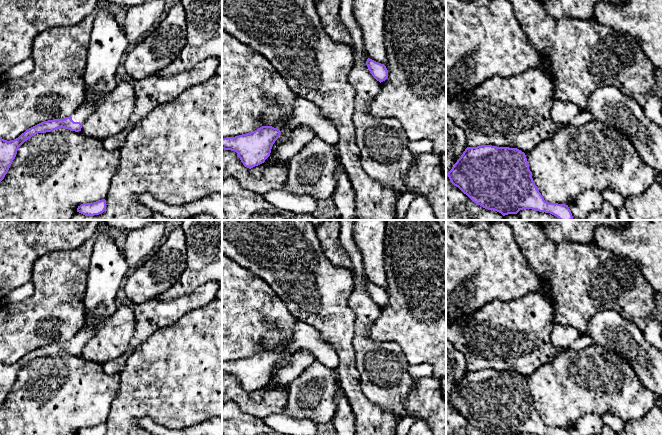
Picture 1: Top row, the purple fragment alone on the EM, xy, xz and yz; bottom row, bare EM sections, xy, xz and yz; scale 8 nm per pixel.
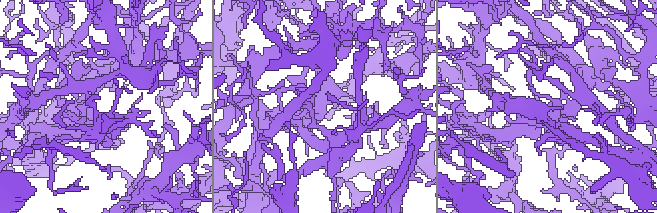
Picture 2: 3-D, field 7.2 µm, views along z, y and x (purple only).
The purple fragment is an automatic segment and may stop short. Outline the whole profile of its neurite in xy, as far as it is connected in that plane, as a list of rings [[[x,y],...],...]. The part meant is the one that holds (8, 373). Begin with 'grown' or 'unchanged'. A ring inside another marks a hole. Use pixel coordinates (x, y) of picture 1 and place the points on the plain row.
grown; [[[105,220],[99,224],[93,236],[95,243],[87,275],[85,307],[94,319],[86,323],[69,341],[41,346],[14,364],[7,365],[0,361],[0,406],[25,365],[38,357],[51,356],[59,352],[81,355],[82,348],[94,336],[96,324],[116,312],[117,293],[130,269]],[[99,305],[106,307],[103,314],[97,312]]]

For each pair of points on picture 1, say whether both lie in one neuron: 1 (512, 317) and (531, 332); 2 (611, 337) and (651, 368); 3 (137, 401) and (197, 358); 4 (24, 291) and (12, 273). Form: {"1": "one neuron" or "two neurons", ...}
{"1": "one neuron", "2": "one neuron", "3": "one neuron", "4": "two neurons"}

